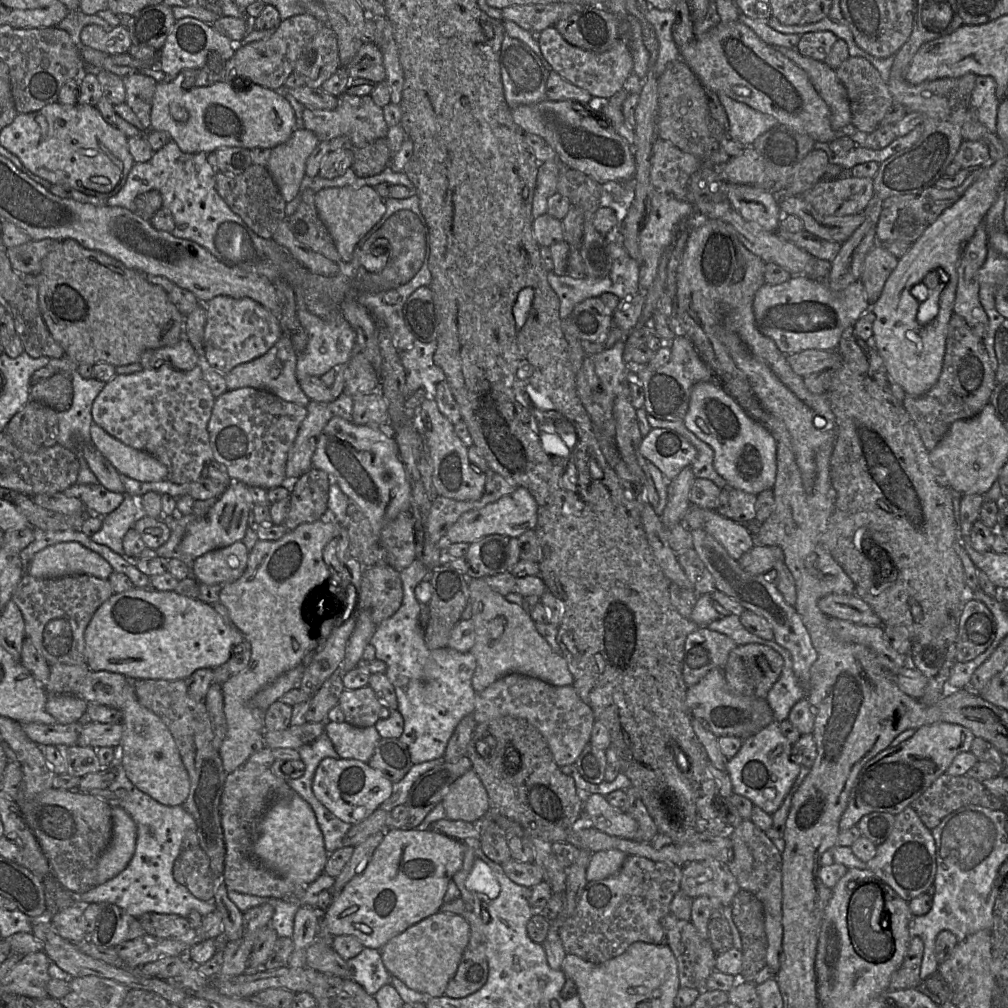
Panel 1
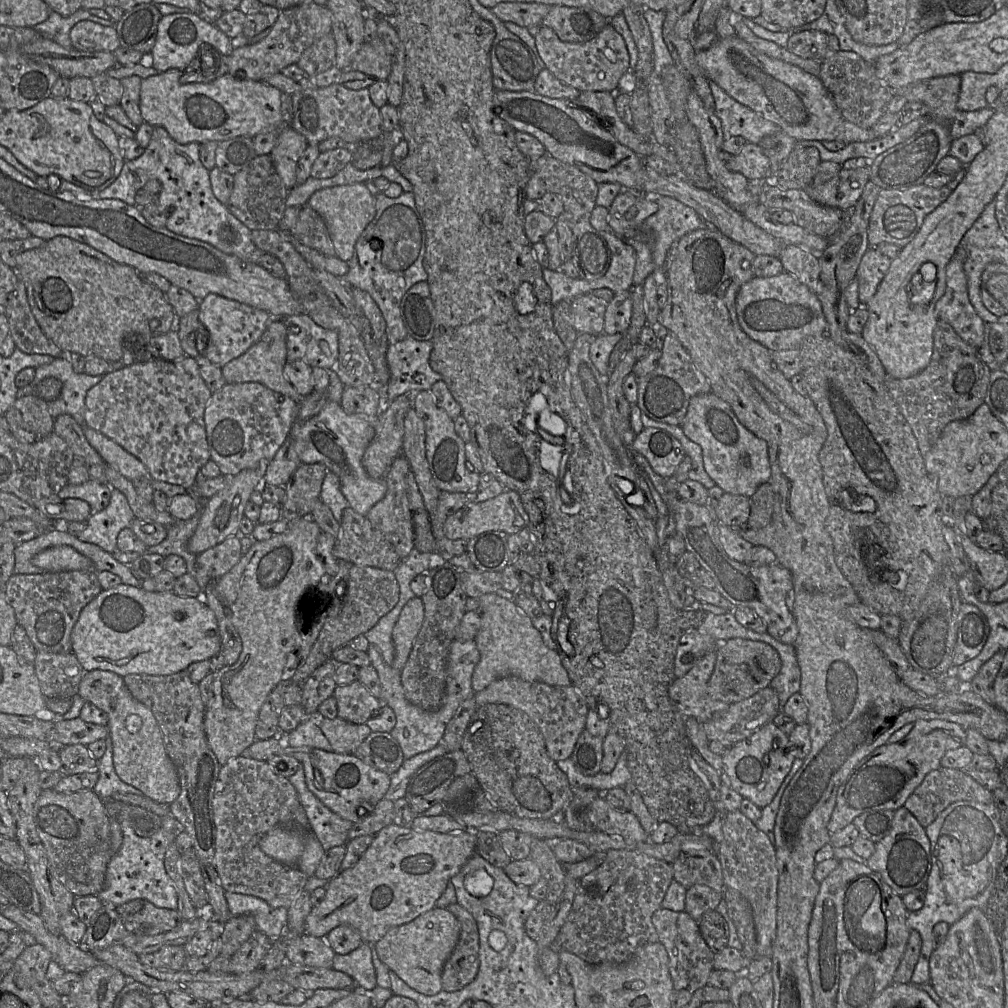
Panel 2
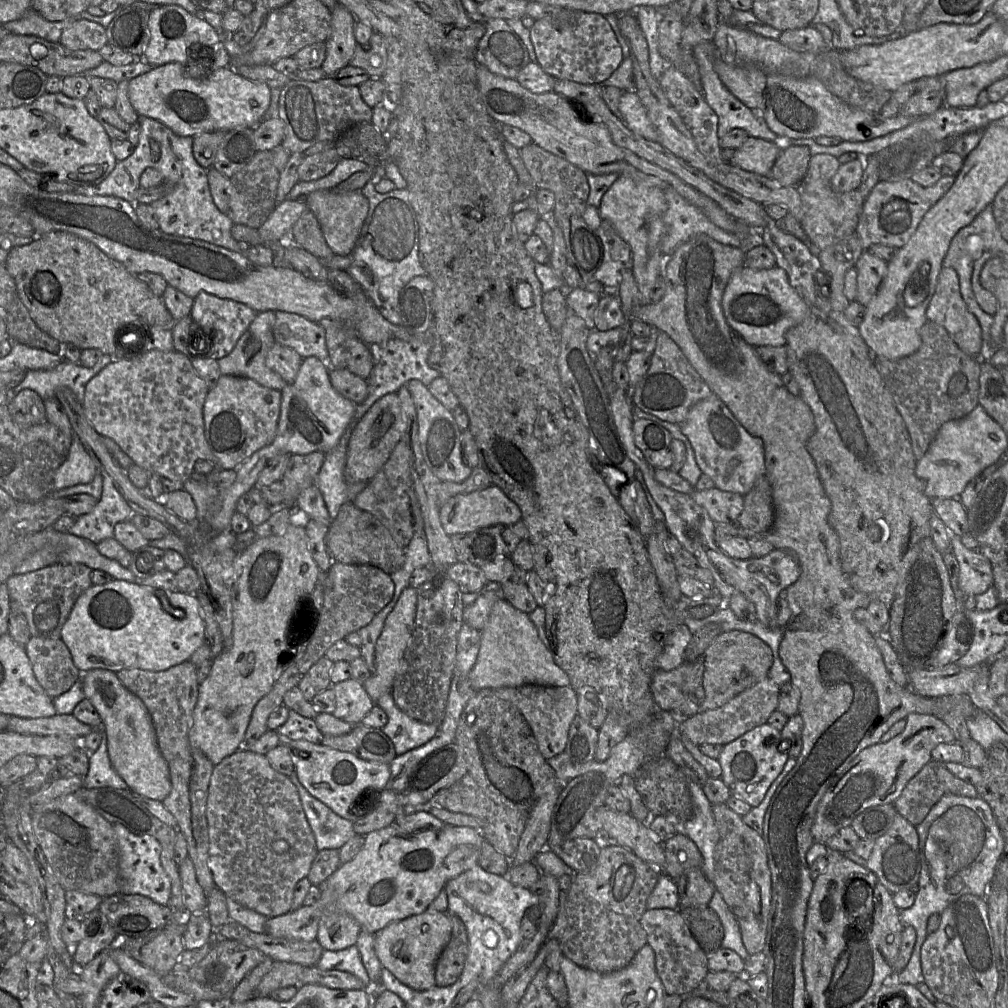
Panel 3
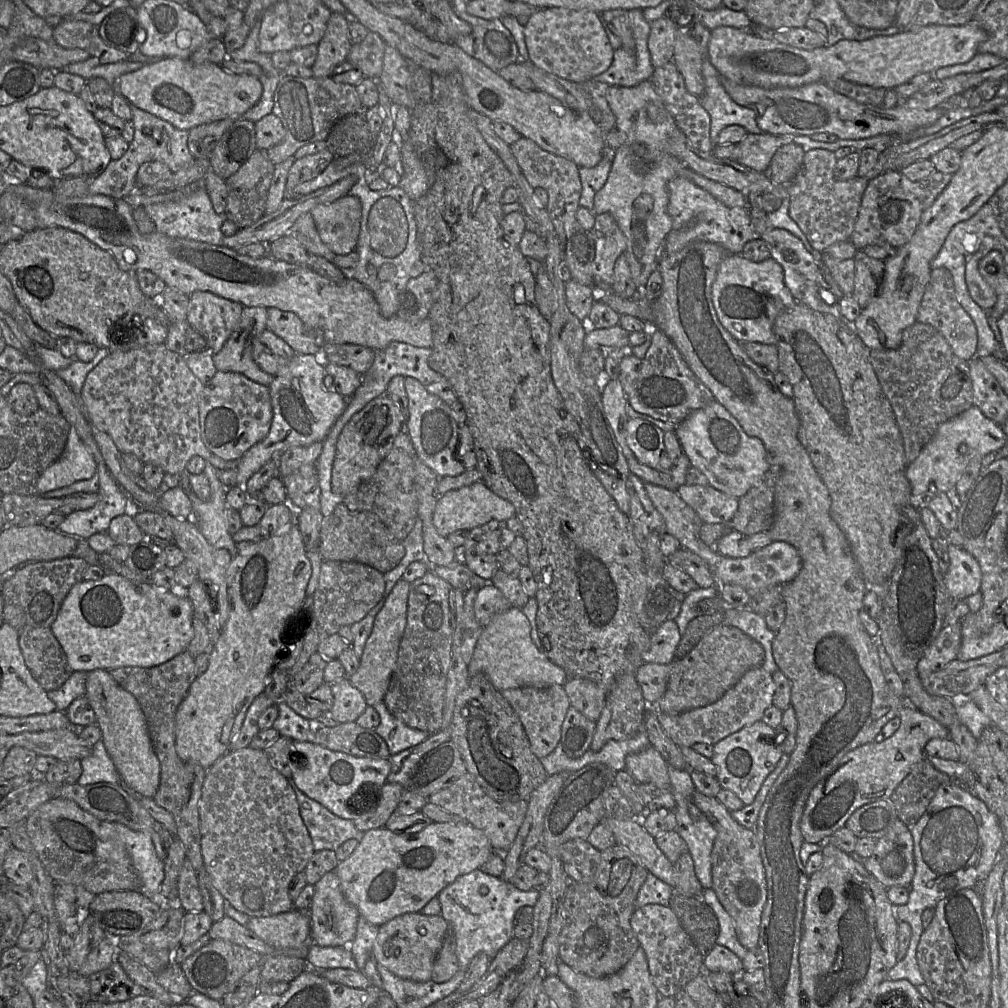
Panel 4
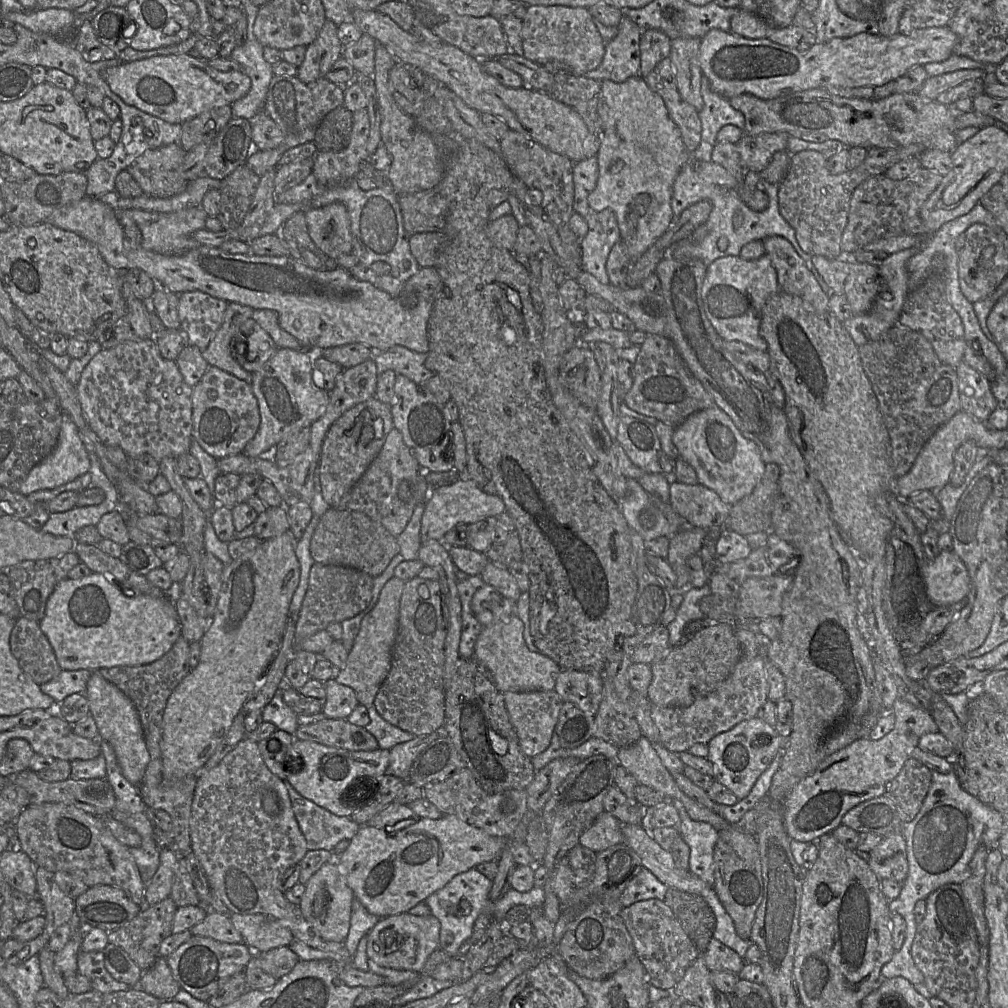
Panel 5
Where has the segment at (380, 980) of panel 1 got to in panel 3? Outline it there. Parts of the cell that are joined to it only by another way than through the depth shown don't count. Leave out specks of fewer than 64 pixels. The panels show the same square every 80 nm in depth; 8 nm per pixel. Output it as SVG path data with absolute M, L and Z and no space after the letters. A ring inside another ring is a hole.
M355 945L338 951L324 949L316 966L322 970L350 972L361 979L365 988L371 985L368 972L363 965L359 950Z

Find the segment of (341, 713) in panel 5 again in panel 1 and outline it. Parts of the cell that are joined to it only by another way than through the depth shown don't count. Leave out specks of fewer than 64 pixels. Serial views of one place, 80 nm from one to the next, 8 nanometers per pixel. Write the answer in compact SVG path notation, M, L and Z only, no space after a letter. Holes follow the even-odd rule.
M370 686L358 689L344 689L339 698L339 706L345 721L357 727L371 727L380 719L383 704Z

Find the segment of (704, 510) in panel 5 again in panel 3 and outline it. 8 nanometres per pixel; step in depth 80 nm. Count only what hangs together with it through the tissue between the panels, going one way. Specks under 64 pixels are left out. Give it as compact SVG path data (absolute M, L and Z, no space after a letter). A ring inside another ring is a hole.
M716 487L697 490L690 494L694 501L702 506L712 521L735 524L744 506L744 497L738 493L722 491Z

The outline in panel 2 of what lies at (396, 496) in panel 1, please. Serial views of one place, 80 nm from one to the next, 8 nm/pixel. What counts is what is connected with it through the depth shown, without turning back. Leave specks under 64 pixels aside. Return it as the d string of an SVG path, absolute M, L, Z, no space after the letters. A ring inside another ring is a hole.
M328 399L317 415L305 421L297 419L290 432L301 462L326 465L338 476L341 491L349 506L366 517L370 509L383 499L387 492L384 478L371 478L362 464L365 450L375 436L374 420L375 418L366 414L348 414L341 403Z

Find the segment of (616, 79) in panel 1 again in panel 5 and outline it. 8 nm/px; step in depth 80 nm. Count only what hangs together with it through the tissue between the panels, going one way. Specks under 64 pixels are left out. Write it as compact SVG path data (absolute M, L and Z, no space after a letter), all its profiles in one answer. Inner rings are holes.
M526 5L521 40L523 57L542 66L564 65L569 73L577 76L585 76L599 67L605 54L606 42L585 7Z

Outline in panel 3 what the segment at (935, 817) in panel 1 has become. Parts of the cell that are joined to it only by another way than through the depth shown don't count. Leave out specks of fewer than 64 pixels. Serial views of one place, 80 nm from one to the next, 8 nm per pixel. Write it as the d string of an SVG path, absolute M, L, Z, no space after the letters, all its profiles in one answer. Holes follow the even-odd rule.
M931 760L909 780L892 805L898 814L917 826L945 794L978 797L974 785L957 778L944 763Z

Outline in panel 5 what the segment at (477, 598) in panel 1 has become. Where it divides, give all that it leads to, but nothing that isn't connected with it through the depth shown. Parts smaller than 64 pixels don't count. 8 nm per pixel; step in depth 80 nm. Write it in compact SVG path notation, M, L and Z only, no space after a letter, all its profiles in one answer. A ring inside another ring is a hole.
M515 614L484 627L479 634L473 658L489 671L496 688L506 691L550 691L562 670L551 658L541 652L532 652L525 642L524 623Z

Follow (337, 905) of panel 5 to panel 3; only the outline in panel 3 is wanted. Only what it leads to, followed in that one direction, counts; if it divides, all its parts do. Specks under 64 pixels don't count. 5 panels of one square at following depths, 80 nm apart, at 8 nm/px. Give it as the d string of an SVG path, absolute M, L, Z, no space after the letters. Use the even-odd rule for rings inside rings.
M346 913L324 914L316 940L325 950L343 950L356 944L361 929L357 920Z

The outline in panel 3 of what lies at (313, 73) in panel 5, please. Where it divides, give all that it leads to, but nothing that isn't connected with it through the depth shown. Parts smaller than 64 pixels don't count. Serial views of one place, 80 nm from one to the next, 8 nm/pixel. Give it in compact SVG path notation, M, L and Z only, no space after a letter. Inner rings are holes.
M341 5L331 11L331 31L326 43L326 58L321 69L327 76L334 76L339 70L350 65L356 46L355 16Z

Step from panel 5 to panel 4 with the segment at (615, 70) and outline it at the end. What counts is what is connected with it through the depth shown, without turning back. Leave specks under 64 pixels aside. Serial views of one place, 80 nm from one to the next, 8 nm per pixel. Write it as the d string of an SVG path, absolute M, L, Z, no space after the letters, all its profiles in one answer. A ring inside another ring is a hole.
M635 8L628 11L635 40L634 50L627 51L623 47L615 49L610 67L593 80L622 87L633 87L642 81L650 81L655 69L648 49L651 23L644 18L642 10Z

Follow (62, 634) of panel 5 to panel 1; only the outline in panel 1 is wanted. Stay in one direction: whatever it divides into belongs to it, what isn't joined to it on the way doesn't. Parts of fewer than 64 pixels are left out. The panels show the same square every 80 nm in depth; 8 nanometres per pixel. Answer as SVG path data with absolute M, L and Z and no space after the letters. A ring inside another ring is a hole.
M134 587L114 593L94 613L85 634L85 660L90 671L109 671L130 680L185 680L200 668L226 663L232 648L245 641L213 606L175 591Z

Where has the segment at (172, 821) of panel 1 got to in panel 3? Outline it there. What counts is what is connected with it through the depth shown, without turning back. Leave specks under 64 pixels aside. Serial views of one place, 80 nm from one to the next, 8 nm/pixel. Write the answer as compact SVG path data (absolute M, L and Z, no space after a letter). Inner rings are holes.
M114 825L119 847L119 874L121 894L139 894L146 896L160 905L169 905L171 882L160 861L161 845L150 835L138 836L123 825Z

